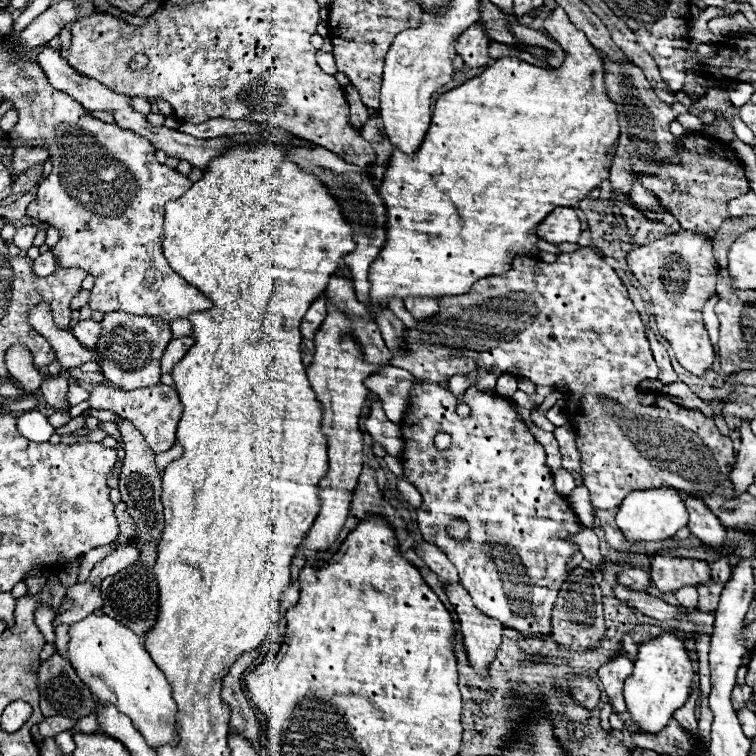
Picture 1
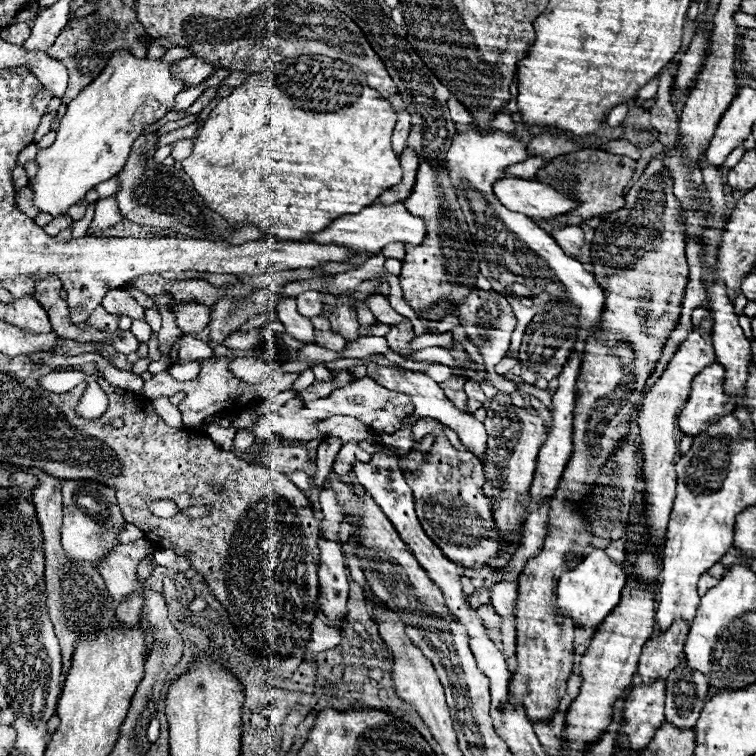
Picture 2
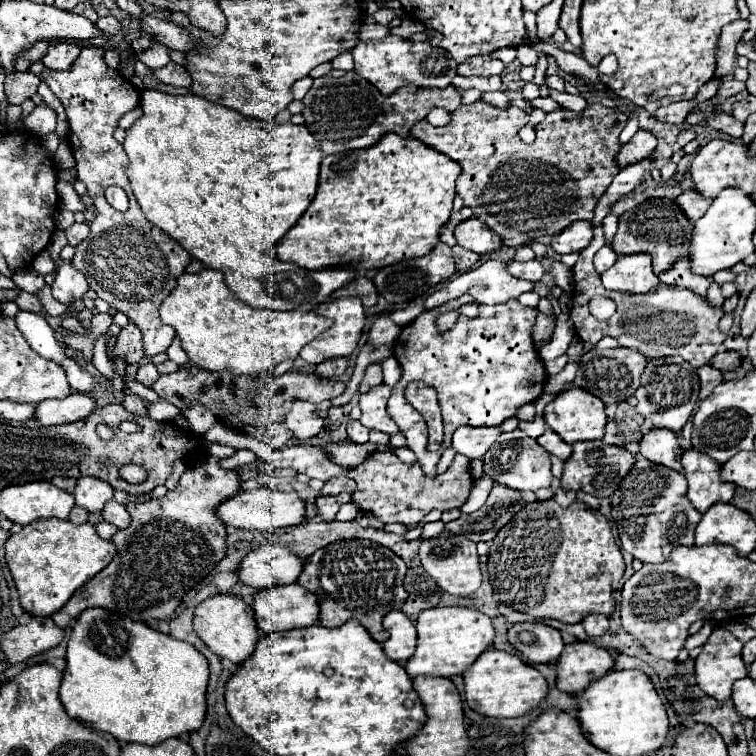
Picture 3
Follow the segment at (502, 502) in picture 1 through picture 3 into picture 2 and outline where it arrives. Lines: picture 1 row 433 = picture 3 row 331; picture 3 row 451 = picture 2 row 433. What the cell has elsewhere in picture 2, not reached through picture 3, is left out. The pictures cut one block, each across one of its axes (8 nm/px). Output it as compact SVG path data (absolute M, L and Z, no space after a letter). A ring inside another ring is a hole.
M420 418L412 426L412 436L414 440L422 440L426 434L436 432L436 442L434 450L426 456L426 462L416 470L404 472L406 482L410 484L414 492L414 504L416 504L416 514L418 520L424 528L424 532L438 544L438 548L448 556L448 560L454 560L460 568L468 568L472 572L480 572L488 566L488 562L498 556L504 548L510 546L508 540L502 538L502 534L496 528L494 516L492 516L492 504L496 502L494 498L488 498L484 494L484 468L476 456L470 452L460 452L456 450L446 434L442 432L442 424L438 420L430 418ZM460 462L470 462L474 472L472 478L462 478L458 474L458 464Z

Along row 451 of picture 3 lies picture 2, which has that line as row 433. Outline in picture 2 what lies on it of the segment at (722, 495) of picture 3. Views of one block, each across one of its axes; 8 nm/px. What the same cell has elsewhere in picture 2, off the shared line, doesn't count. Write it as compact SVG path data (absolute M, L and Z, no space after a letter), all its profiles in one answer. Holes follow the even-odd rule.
M718 362L706 366L694 376L688 402L678 418L684 434L696 436L708 420L734 410L736 396L724 392L724 376L726 370L722 370L722 364Z

